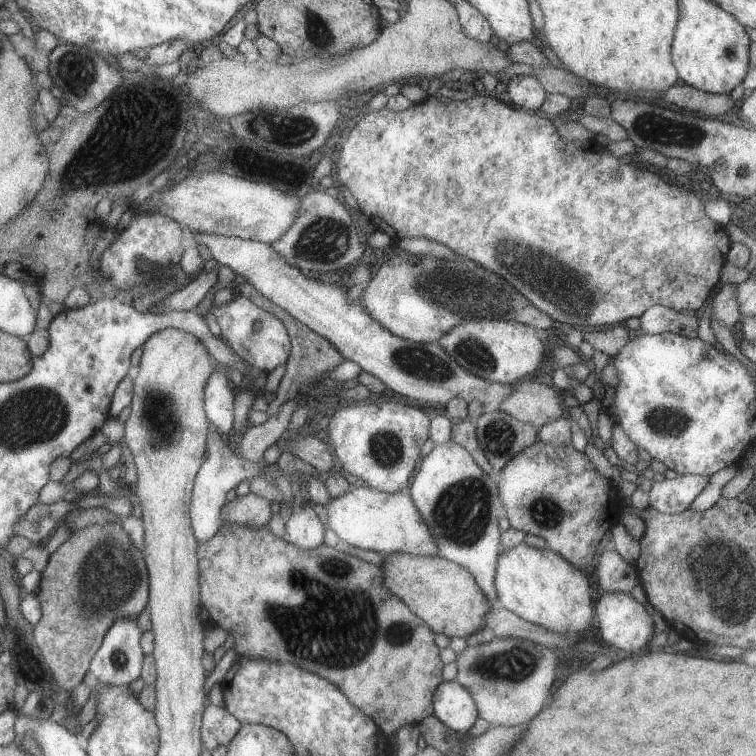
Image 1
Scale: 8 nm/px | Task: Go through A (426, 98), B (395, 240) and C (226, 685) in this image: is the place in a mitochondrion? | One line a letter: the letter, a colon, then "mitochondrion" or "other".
A: other
B: other
C: other

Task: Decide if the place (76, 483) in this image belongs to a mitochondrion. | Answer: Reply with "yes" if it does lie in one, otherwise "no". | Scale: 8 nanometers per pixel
no

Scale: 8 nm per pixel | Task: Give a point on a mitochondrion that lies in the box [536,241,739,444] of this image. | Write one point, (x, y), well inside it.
(665, 422)

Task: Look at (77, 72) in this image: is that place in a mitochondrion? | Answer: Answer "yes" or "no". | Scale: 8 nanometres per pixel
yes

